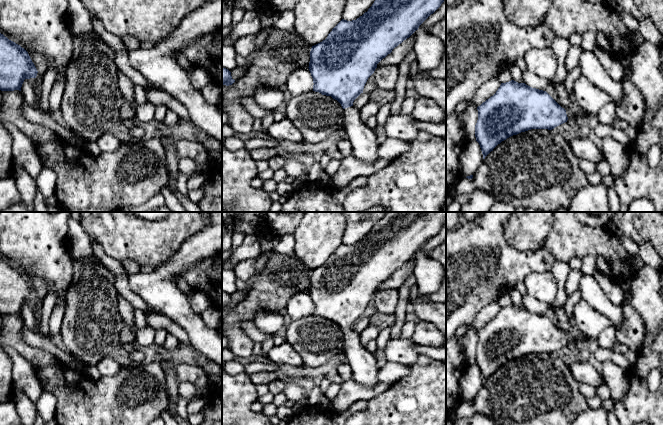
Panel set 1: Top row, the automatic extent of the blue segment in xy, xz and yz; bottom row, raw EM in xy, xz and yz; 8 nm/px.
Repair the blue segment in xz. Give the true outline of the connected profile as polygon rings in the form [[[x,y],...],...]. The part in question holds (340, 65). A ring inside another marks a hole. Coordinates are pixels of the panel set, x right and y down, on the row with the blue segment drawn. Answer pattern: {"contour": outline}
{"contour": [[[375,0],[372,6],[356,20],[342,19],[322,42],[312,46],[310,51],[309,71],[313,78],[313,91],[331,96],[337,100],[343,110],[343,127],[352,146],[352,155],[366,163],[380,159],[375,131],[361,120],[360,112],[353,106],[354,100],[363,93],[368,78],[374,73],[377,64],[392,50],[409,38],[419,26],[433,14],[444,0]]]}

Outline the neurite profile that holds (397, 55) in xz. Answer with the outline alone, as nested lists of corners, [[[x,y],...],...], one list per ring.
[[[411,36],[404,40],[401,44],[395,47],[390,54],[383,58],[377,64],[377,67],[400,64],[403,59],[408,55],[408,53],[412,50],[414,42],[415,41]]]

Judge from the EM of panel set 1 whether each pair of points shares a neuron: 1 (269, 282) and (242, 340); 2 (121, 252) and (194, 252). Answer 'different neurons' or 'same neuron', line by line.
1: same neuron
2: different neurons

